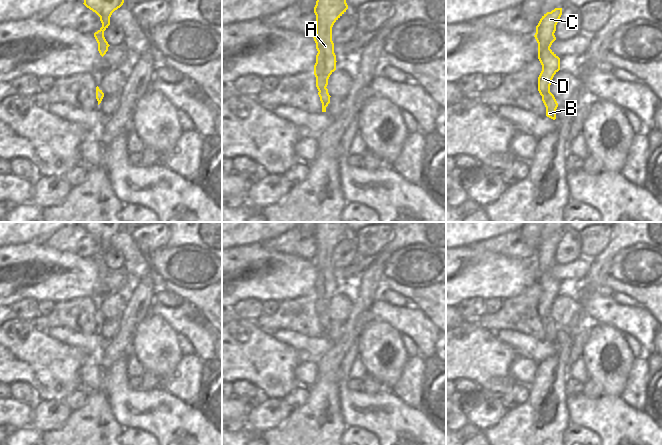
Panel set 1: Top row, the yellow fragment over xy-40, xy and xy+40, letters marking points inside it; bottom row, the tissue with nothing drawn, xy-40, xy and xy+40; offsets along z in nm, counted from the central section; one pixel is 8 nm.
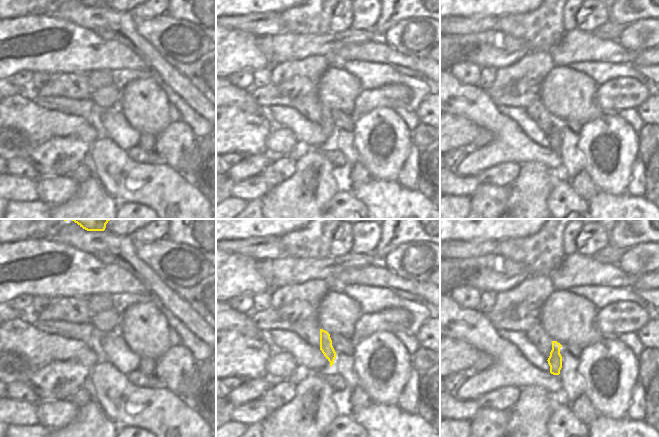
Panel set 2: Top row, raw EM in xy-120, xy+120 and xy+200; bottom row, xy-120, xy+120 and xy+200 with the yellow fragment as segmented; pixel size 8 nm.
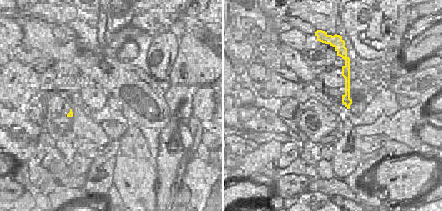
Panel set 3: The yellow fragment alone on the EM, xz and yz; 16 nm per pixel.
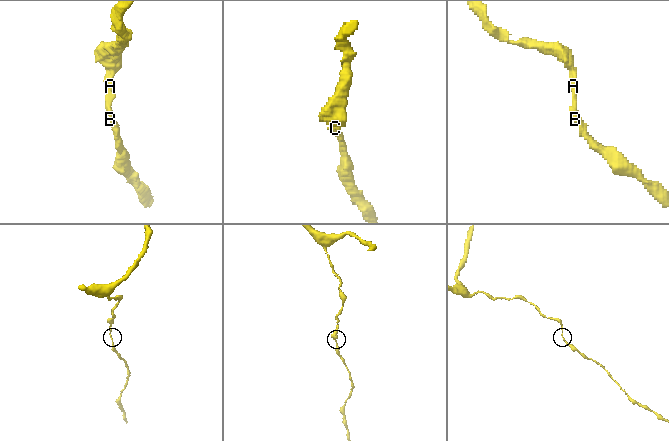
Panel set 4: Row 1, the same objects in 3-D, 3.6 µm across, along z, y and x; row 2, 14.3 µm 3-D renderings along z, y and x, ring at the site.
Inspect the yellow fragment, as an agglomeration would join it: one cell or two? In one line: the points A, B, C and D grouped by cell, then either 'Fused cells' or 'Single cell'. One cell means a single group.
Groups: A B C D. Single cell.

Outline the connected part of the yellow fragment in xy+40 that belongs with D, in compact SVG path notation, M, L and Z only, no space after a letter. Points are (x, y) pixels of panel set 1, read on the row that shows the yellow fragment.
M555 8L542 16L536 26L534 35L538 43L538 59L542 65L542 71L538 77L538 91L546 107L546 116L555 120L558 103L550 92L550 85L554 75L560 70L560 58L550 49L556 40L554 35L556 25L562 15L562 8Z

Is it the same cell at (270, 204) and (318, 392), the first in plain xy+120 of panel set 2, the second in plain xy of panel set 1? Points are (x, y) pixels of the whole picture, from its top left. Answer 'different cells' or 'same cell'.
same cell

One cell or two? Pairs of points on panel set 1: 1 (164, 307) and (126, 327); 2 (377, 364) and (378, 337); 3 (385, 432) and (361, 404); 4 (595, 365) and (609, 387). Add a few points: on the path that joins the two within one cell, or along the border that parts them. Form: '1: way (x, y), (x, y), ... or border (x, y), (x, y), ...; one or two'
1: border (156, 290), (149, 313); two
2: way (376, 357), (375, 353), (378, 350), (378, 344); one
3: way (391, 419), (391, 412), (386, 405), (374, 404); one
4: way (600, 370), (609, 382); one

